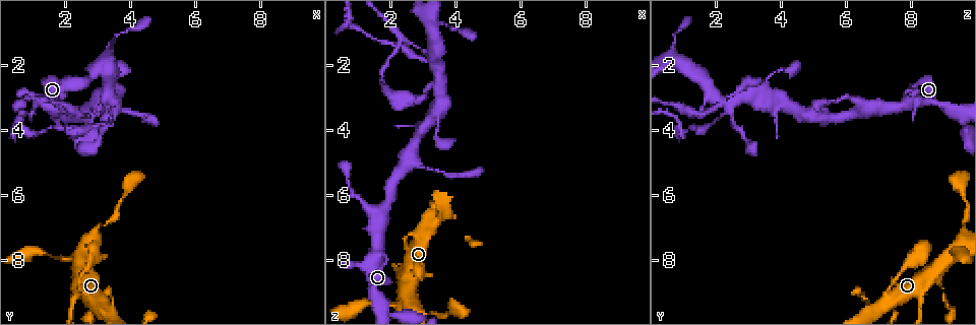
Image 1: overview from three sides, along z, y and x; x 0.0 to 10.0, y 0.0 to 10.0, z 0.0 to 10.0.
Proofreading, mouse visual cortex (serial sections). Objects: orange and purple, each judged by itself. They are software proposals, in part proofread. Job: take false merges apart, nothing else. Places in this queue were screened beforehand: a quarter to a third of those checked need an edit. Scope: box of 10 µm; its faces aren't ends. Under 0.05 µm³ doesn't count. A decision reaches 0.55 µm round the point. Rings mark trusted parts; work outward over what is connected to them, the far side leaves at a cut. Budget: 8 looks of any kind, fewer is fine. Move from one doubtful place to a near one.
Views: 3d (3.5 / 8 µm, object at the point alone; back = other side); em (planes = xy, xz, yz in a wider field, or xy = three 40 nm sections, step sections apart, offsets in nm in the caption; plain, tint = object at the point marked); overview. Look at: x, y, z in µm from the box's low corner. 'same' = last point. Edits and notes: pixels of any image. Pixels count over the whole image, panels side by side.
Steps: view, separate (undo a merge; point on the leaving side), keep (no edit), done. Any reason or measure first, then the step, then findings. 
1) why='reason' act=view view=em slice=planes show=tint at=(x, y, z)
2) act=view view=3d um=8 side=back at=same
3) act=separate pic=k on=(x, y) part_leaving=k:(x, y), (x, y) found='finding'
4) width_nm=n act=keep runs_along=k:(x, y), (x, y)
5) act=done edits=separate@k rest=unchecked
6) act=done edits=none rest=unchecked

why='thin neck' act=view view=3d um=8 at=(2.70, 9.00, 9.10)

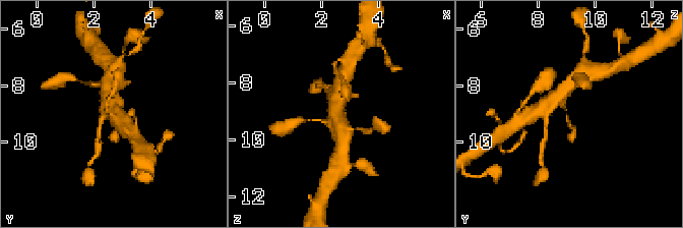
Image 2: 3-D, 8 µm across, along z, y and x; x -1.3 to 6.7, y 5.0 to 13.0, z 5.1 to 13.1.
act=view view=3d um=3.5 at=same

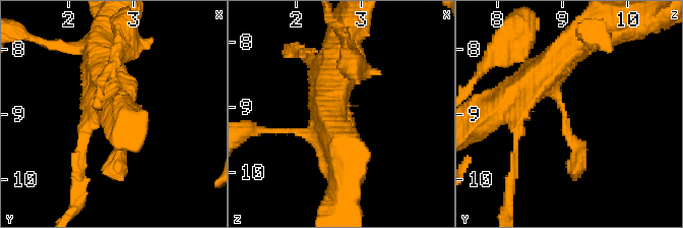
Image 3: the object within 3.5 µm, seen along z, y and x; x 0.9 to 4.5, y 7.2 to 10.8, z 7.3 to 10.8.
arm_widths_nm=200,500 why='now the EM' act=view view=em slice=xy step=5 show=tint at=(2.75, 8.95, 9.00)

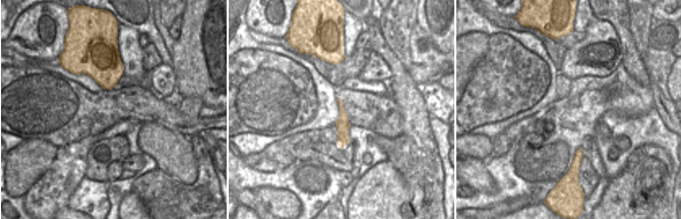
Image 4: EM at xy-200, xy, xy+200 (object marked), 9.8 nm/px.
width_nm=140 act=keep runs_along=3:(524, 89), (543, 76), (556, 92), (576, 170) found='one cell here'

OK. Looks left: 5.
why='three arms meet' act=view view=3d um=3.5 at=(2.45, 3.50, 1.30)

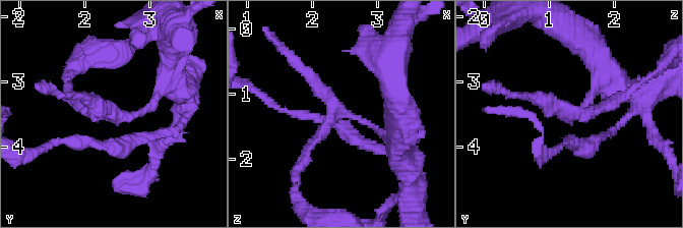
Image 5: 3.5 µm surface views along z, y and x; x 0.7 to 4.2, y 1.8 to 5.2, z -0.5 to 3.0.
arms=3 arm_widths_nm=150,150,200 why='shape alone is not enough' act=view view=em slice=xy step=5 show=tint at=(2.45, 3.55, 1.30)

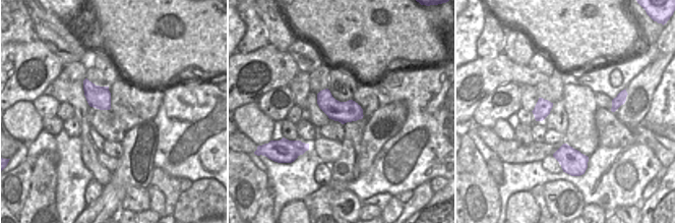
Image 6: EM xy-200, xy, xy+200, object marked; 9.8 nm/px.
act=separate pic=5 on=(54, 143) part_leaving=5:(89, 140), (56, 140), (27, 153) found='two cells meet here'

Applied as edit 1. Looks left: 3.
act=done edits=separate@5 rest=unchecked

